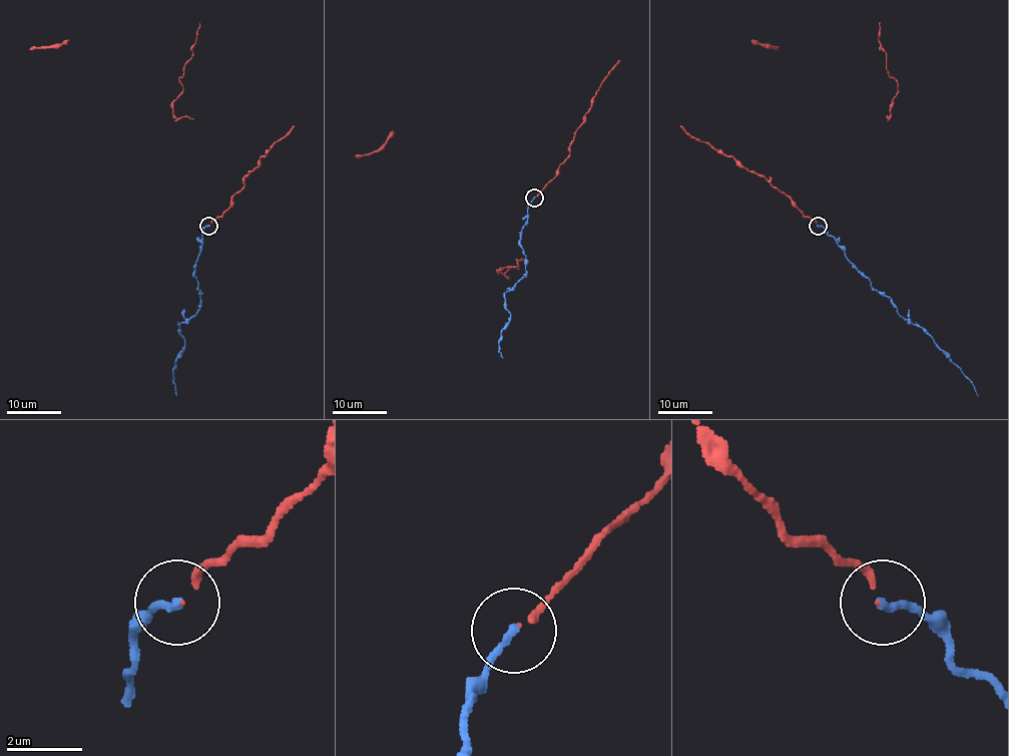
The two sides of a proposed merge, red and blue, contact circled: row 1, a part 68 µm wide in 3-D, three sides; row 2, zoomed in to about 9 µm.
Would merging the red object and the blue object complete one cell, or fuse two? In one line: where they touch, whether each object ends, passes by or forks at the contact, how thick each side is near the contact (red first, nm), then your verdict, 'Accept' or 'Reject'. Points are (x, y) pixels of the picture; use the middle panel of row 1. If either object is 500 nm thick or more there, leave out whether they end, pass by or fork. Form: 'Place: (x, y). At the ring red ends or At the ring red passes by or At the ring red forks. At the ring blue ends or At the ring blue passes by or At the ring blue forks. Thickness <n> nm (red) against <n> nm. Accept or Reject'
Place: (534, 198). At the ring red ends. At the ring blue ends. Thickness 120 nm (red) against 200 nm. Accept

